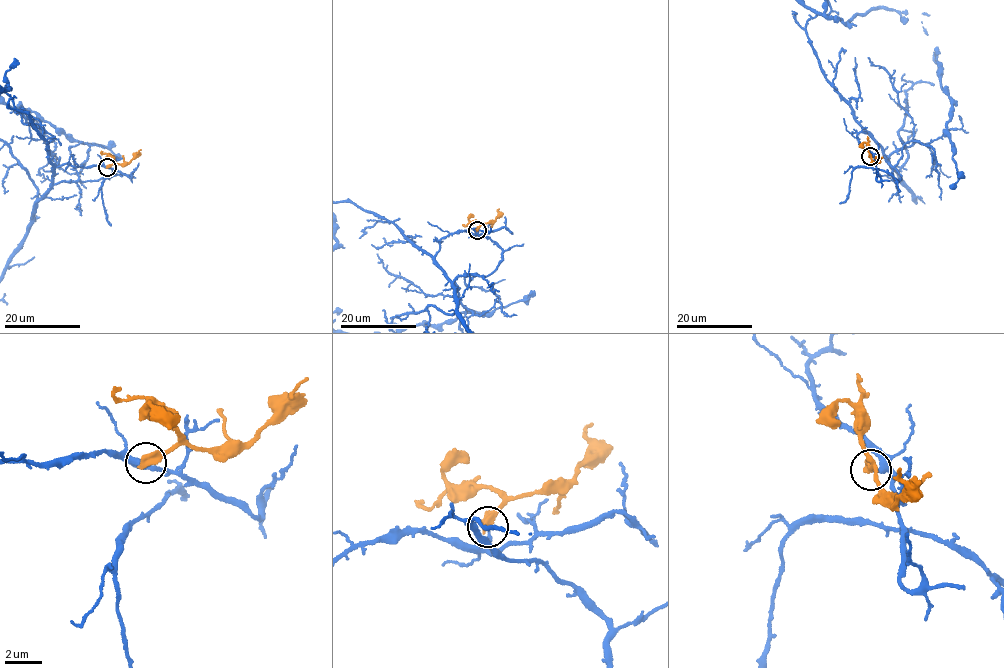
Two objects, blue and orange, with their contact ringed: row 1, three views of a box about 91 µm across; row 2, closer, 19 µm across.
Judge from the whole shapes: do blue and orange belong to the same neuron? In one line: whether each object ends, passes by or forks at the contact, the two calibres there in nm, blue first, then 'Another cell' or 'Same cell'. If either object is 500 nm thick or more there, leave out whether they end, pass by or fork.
At the ring blue ends. At the ring orange ends. Thickness 300 nm (blue) against 480 nm. Another cell

